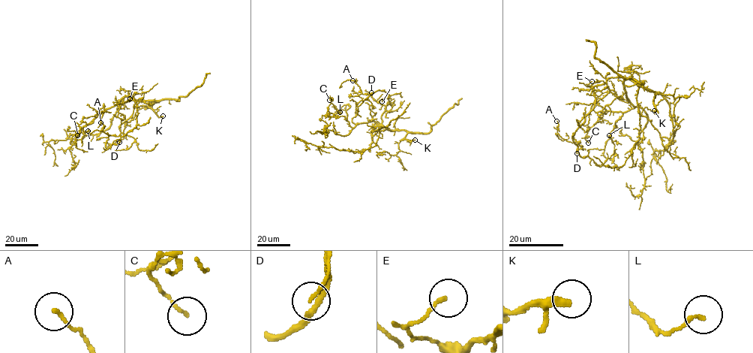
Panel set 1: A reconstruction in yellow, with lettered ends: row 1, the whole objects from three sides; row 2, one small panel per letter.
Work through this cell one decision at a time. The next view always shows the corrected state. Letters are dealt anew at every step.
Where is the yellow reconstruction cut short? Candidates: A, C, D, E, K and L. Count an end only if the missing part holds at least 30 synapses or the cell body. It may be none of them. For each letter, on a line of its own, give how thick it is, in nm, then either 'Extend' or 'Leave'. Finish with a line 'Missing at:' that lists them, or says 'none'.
A: Thickness 120 nm. Leave
C: Thickness 110 nm. Leave
D: Thickness 110 nm. Leave
E: Thickness 140 nm. Leave
K: Thickness 180 nm. Leave
L: Thickness 160 nm. Leave
Missing at: none

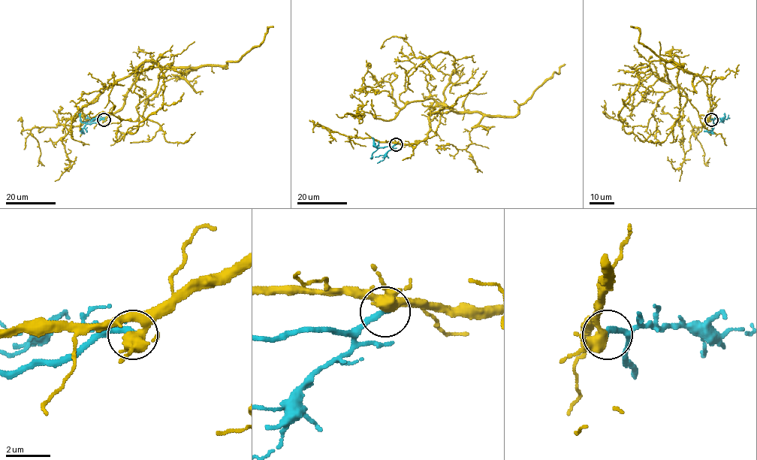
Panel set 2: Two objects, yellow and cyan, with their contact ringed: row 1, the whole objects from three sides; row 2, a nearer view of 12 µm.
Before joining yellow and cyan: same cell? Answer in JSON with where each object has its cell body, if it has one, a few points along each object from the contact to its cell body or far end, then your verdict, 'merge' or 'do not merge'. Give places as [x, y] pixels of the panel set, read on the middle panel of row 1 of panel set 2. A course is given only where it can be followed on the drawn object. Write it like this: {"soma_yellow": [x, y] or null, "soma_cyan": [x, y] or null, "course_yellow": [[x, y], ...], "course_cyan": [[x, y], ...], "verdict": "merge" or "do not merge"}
{"soma_yellow": null, "soma_cyan": null, "course_yellow": [[395, 143], [427, 136], [429, 113], [456, 72], [455, 58], [437, 52], [416, 58], [402, 37], [384, 46]], "course_cyan": [[395, 144], [377, 149], [371, 158]], "verdict": "merge"}

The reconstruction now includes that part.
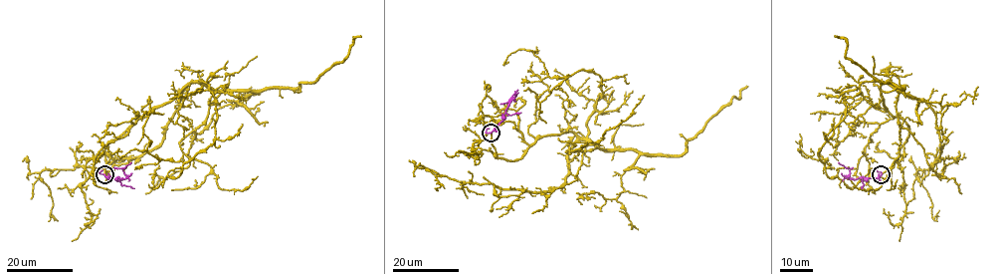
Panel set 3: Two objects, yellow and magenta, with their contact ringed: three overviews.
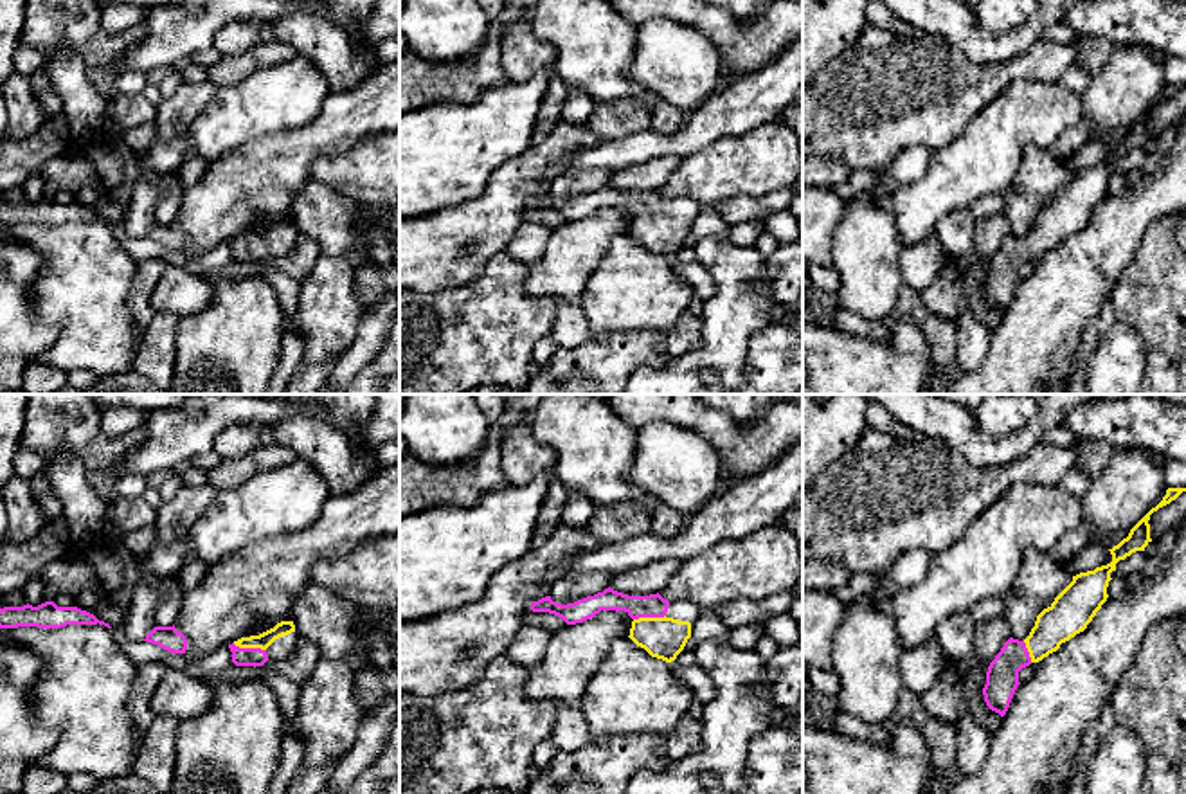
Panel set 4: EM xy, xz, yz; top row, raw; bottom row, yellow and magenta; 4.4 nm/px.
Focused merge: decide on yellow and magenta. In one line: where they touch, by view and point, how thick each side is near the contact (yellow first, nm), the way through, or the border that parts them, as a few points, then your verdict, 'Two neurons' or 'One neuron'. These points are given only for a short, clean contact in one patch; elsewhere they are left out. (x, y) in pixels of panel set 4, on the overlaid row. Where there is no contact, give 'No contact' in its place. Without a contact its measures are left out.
Touches yellow at xy (249, 647). Thickness 70 nm (yellow) against 80 nm. Path across: xy (265, 640), (249, 647), (254, 658). One neuron

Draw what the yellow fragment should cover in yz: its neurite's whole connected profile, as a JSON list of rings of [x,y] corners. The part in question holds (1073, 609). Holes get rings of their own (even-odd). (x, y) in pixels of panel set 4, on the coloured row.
[[[1168,488],[1163,501],[1152,508],[1110,551],[1112,562],[1094,571],[1073,576],[1073,582],[1044,609],[1024,641],[1010,637],[986,672],[983,688],[986,706],[1006,715],[1019,682],[1019,672],[1056,652],[1062,643],[1083,632],[1107,601],[1107,587],[1116,564],[1136,551],[1145,551],[1150,538],[1150,515],[1175,501],[1186,488]]]

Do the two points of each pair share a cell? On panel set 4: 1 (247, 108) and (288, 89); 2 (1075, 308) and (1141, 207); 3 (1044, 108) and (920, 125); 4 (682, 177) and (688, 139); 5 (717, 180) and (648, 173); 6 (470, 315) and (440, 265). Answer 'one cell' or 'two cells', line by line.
1: one cell
2: one cell
3: two cells
4: two cells
5: two cells
6: two cells

